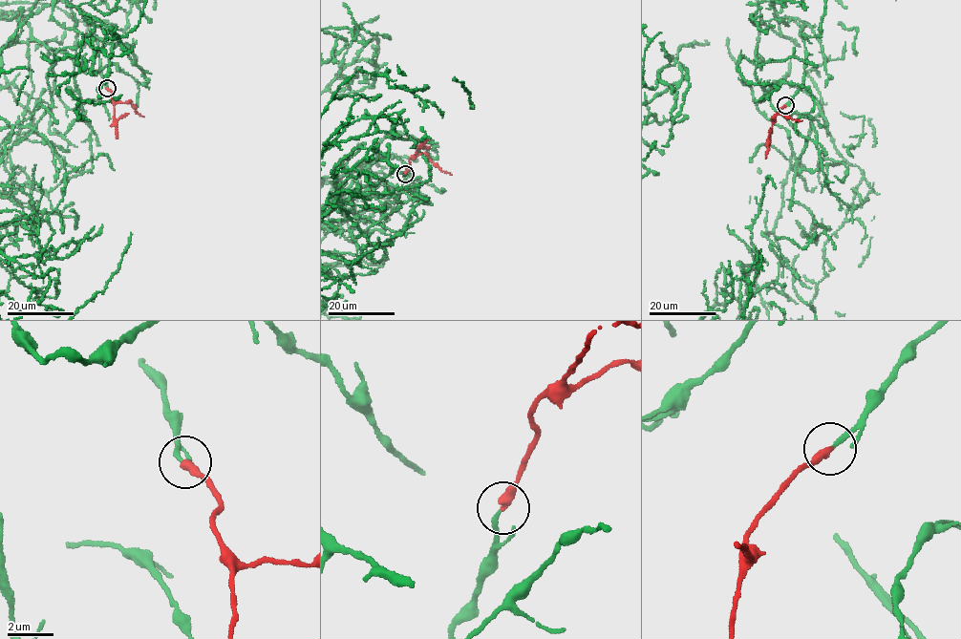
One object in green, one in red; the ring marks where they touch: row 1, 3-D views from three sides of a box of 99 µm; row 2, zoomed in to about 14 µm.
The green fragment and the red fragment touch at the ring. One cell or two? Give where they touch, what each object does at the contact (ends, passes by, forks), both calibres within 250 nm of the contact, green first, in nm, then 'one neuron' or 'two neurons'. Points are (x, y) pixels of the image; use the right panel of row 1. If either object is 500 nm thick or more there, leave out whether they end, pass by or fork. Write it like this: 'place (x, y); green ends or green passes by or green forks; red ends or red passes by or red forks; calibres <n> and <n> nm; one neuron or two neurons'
place (785, 105); green ends; red ends; calibres 190 and 380 nm; one neuron

